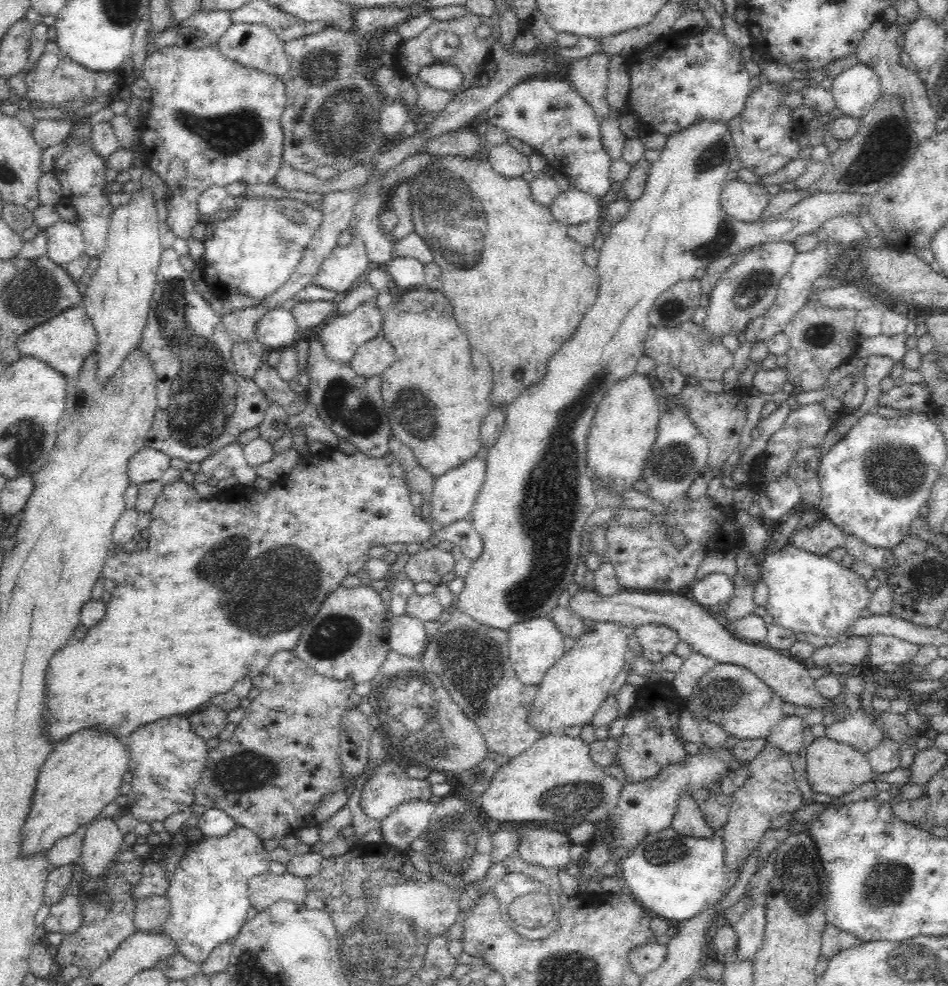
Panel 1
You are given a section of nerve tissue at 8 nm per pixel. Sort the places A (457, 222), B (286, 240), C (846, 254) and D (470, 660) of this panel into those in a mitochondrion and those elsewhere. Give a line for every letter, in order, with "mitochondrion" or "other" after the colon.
A: mitochondrion
B: mitochondrion
C: other
D: mitochondrion

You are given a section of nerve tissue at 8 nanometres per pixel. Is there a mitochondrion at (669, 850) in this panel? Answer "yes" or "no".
yes

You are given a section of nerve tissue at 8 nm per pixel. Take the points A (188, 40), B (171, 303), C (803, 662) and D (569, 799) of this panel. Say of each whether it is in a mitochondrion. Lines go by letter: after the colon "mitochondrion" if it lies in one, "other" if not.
A: other
B: mitochondrion
C: other
D: mitochondrion

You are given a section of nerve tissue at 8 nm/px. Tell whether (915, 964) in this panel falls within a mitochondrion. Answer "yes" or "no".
yes

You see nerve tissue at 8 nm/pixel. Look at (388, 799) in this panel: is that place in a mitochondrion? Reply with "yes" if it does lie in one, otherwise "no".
no

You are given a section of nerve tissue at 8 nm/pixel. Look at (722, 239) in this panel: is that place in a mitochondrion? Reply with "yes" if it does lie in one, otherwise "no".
yes

